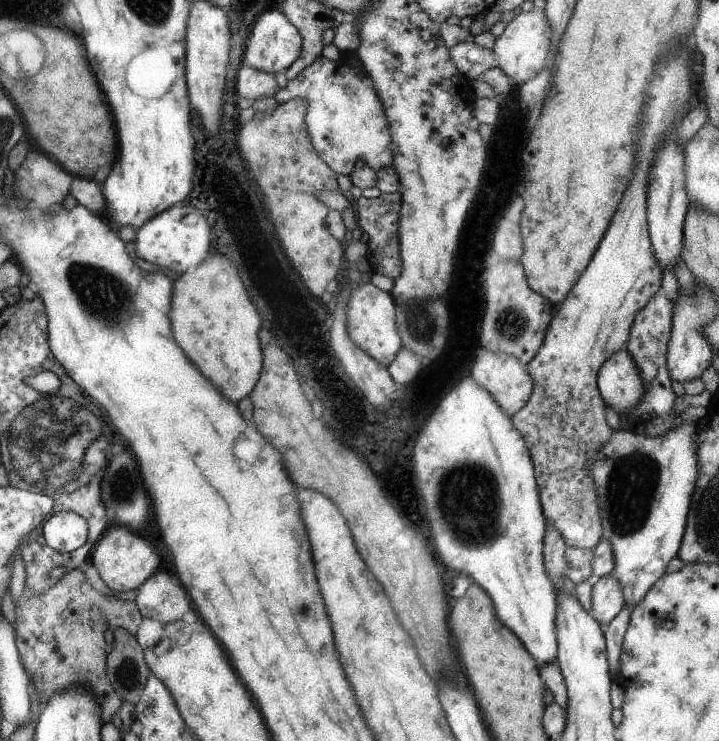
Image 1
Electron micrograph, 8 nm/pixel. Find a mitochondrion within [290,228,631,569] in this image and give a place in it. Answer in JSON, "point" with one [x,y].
{"point":[473,490]}

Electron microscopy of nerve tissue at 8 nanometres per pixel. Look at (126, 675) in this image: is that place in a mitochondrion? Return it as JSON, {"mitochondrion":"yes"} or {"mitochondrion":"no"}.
{"mitochondrion":"yes"}

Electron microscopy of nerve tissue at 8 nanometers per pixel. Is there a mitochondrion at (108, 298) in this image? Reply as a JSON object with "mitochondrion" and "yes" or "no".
{"mitochondrion":"yes"}

